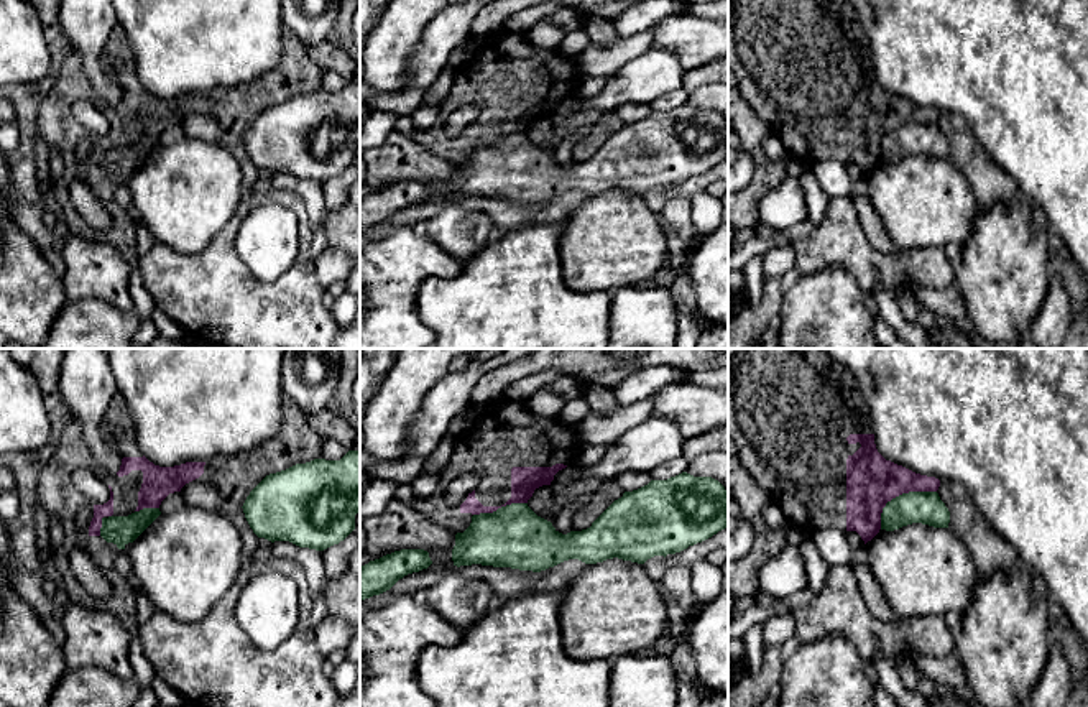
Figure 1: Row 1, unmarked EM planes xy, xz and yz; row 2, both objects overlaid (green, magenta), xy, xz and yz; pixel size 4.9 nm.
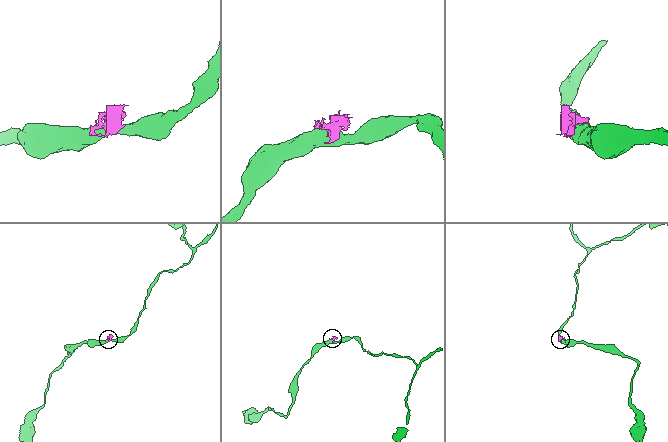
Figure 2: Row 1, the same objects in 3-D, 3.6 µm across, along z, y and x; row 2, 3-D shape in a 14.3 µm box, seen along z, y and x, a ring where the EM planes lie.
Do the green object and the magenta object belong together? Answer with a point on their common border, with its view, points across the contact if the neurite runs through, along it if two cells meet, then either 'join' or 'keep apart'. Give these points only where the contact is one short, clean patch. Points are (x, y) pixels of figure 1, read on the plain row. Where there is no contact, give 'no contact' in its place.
yz (899, 127) | along yz (935, 122), (909, 122), (893, 129), (883, 140), (880, 160) | keep apart

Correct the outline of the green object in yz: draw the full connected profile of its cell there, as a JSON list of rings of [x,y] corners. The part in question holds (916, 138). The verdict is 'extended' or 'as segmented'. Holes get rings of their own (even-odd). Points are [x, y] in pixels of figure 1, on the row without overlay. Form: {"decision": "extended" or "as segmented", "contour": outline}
{"decision": "as segmented", "contour": [[[937,123],[902,125],[883,140],[881,161],[894,163],[912,155],[948,159],[950,143]]]}

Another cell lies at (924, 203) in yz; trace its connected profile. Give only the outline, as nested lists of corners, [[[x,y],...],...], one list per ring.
[[[912,155],[866,174],[869,202],[899,248],[963,245],[978,212],[971,187],[948,159]]]

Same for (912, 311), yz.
[[[901,286],[896,291],[896,298],[901,307],[901,312],[907,322],[919,324],[925,321],[924,307],[915,301],[912,289],[907,286]]]

